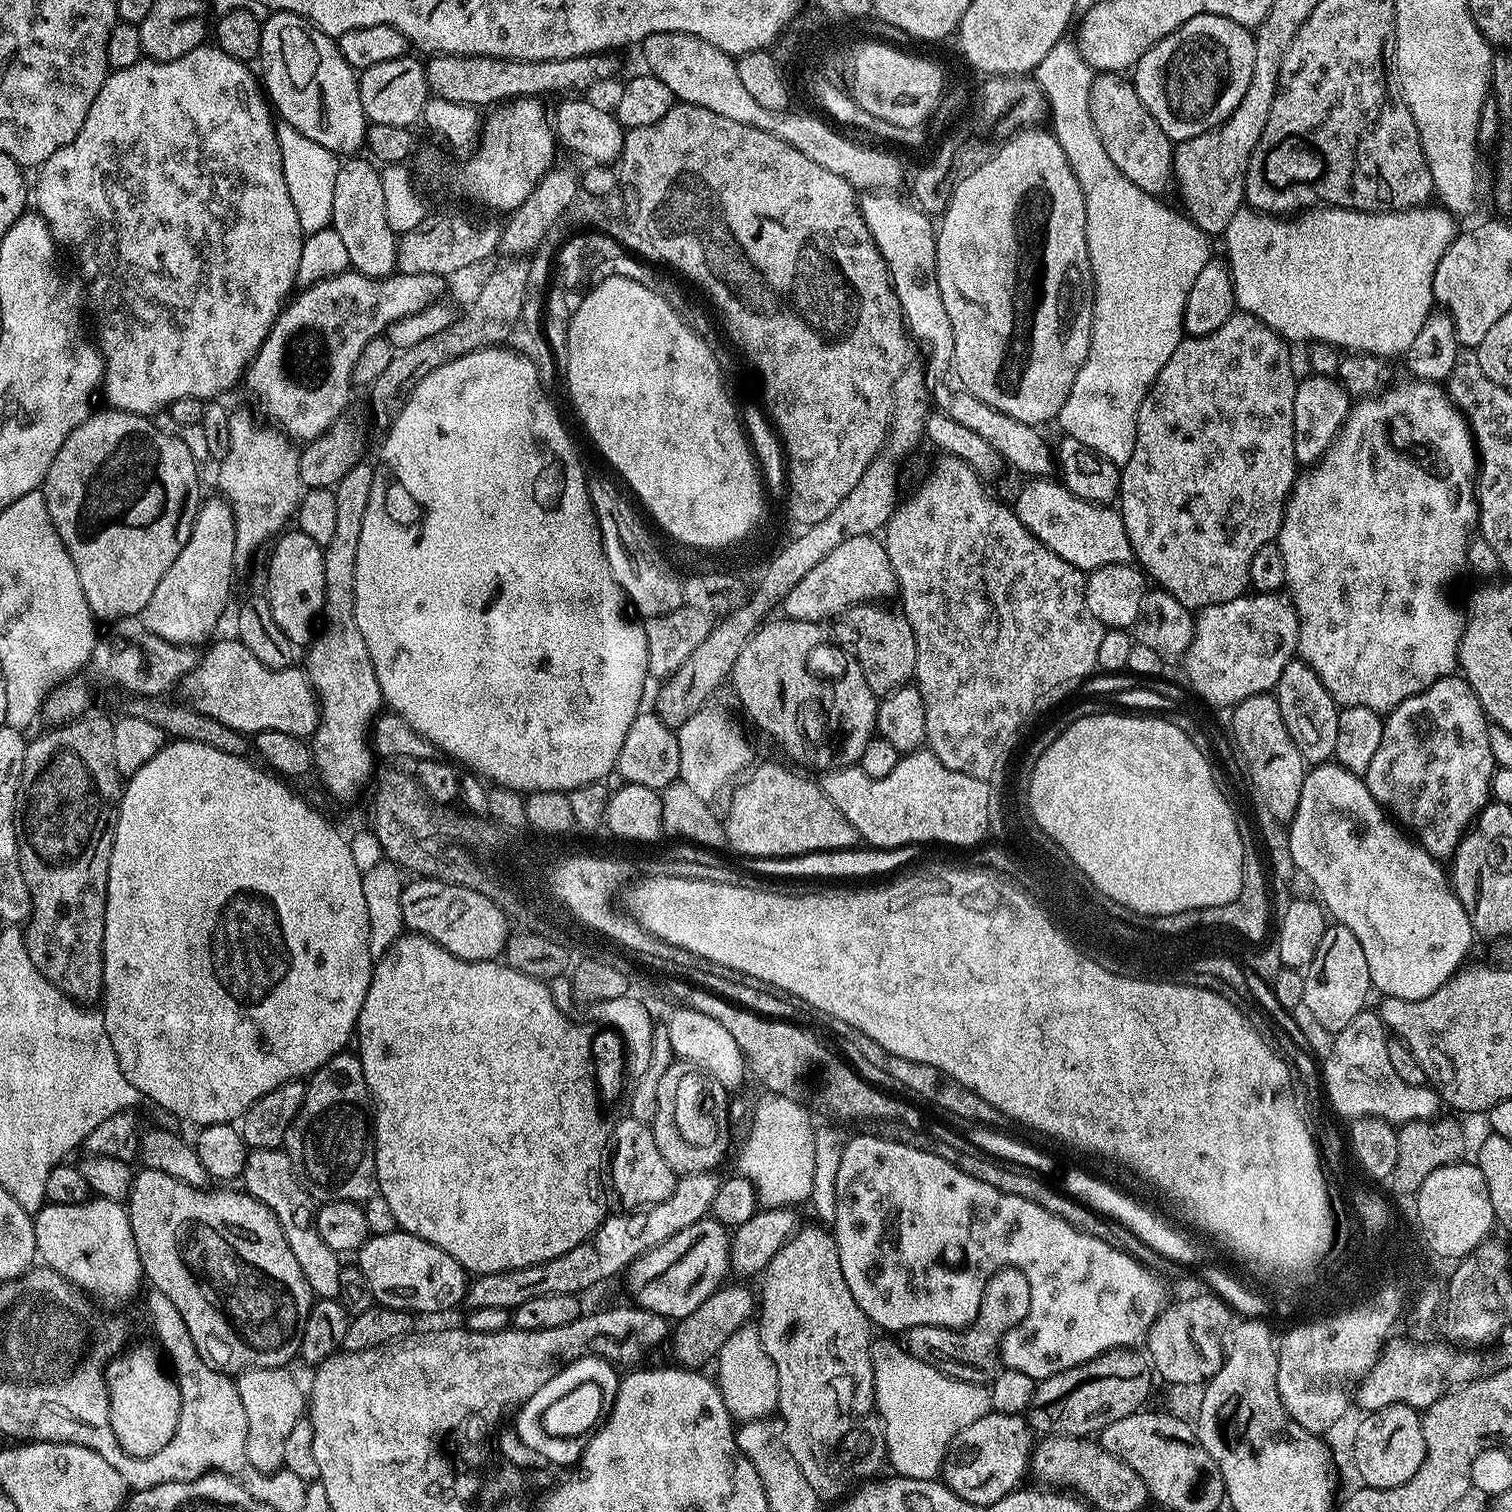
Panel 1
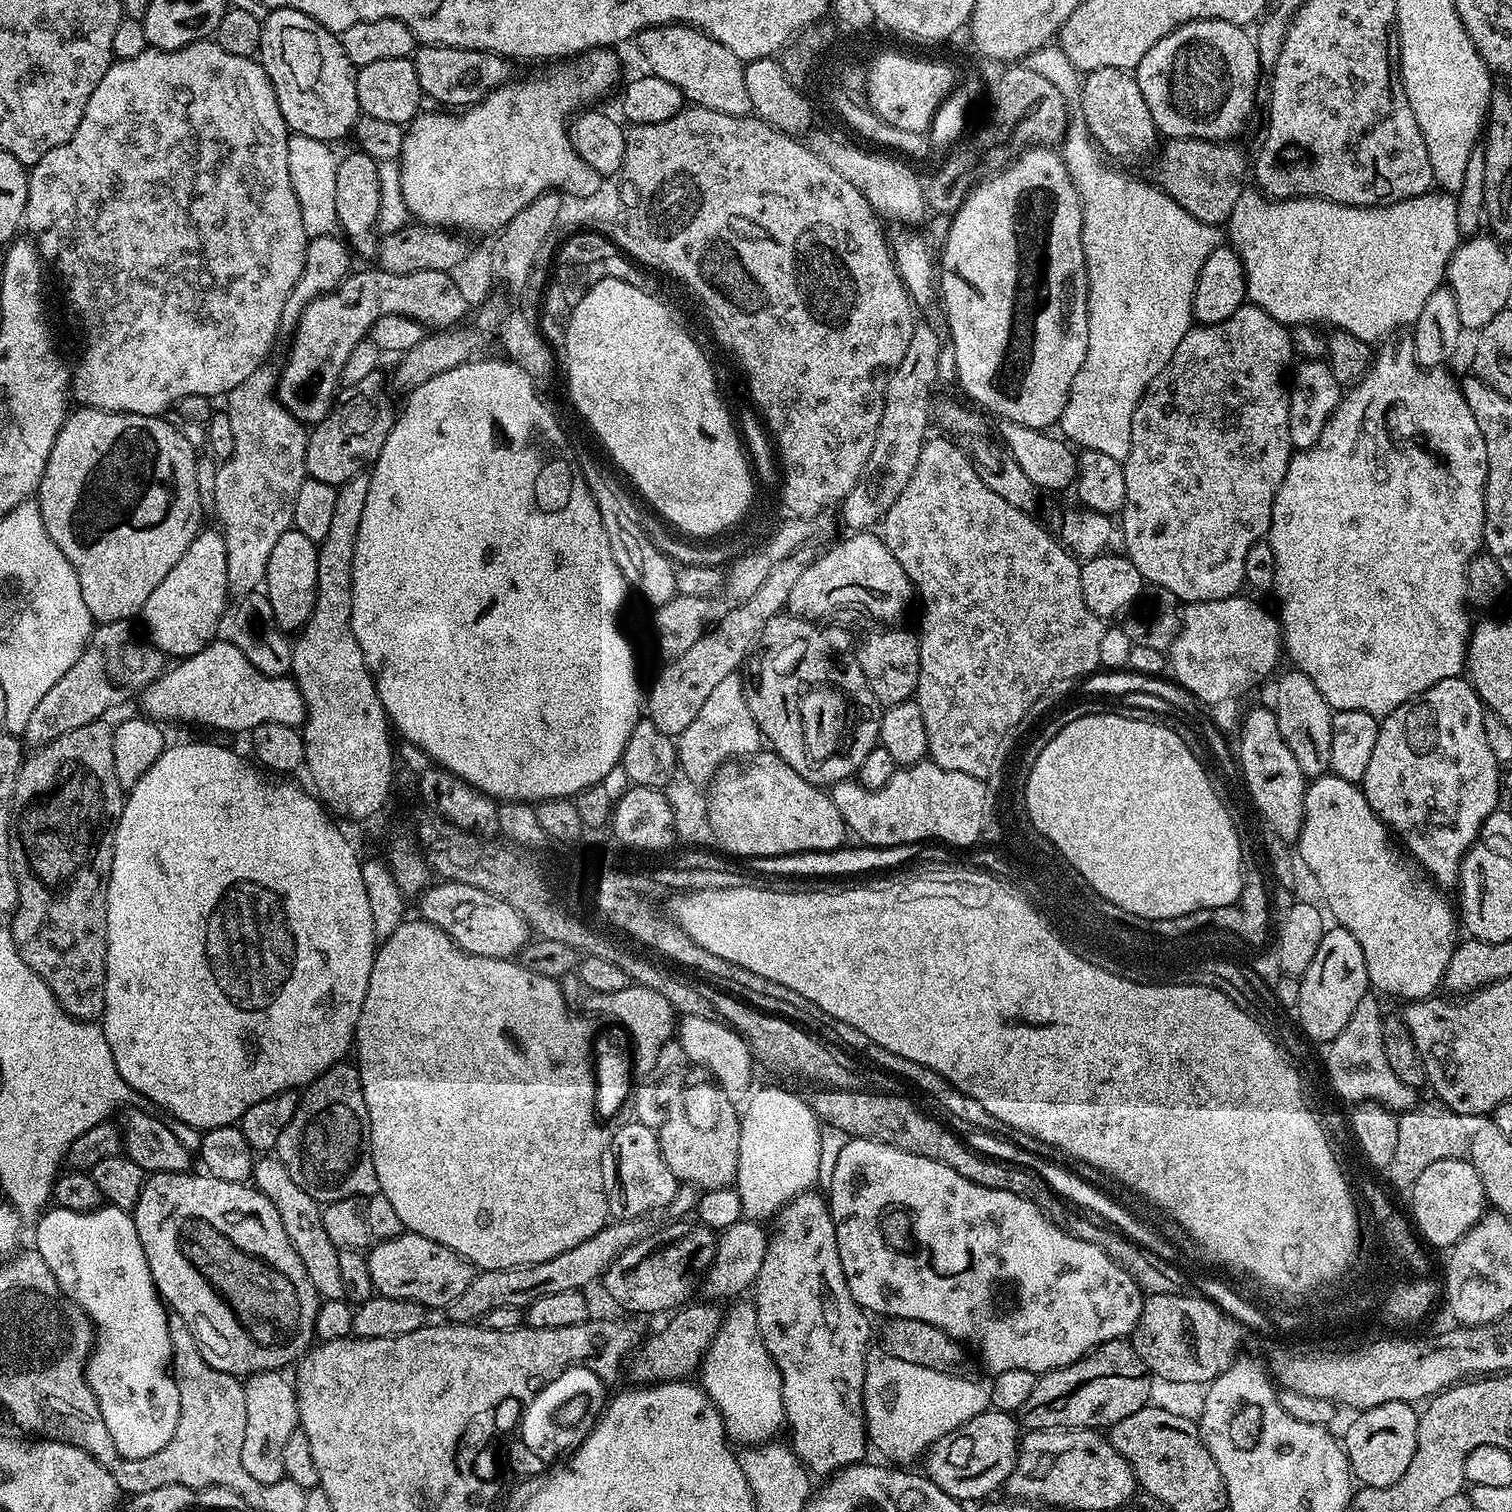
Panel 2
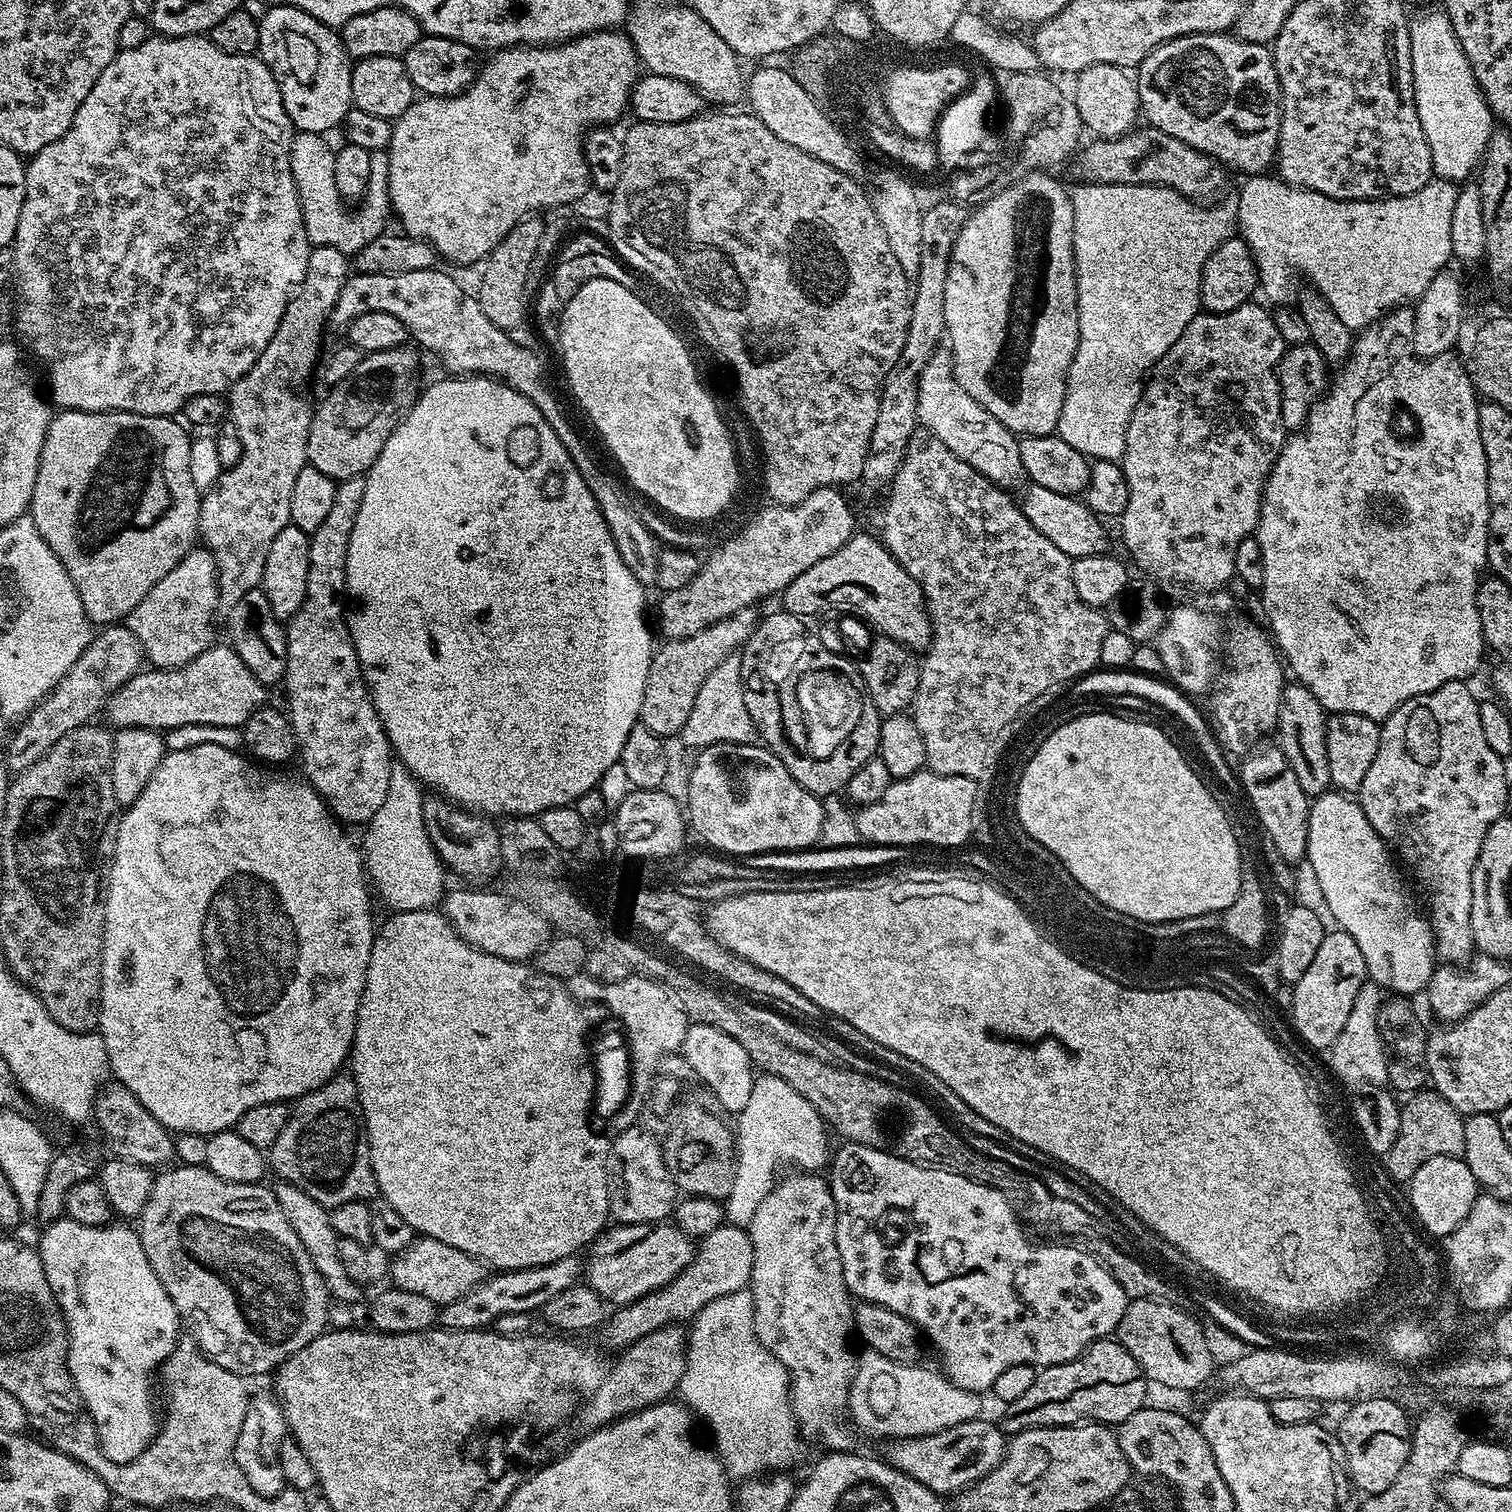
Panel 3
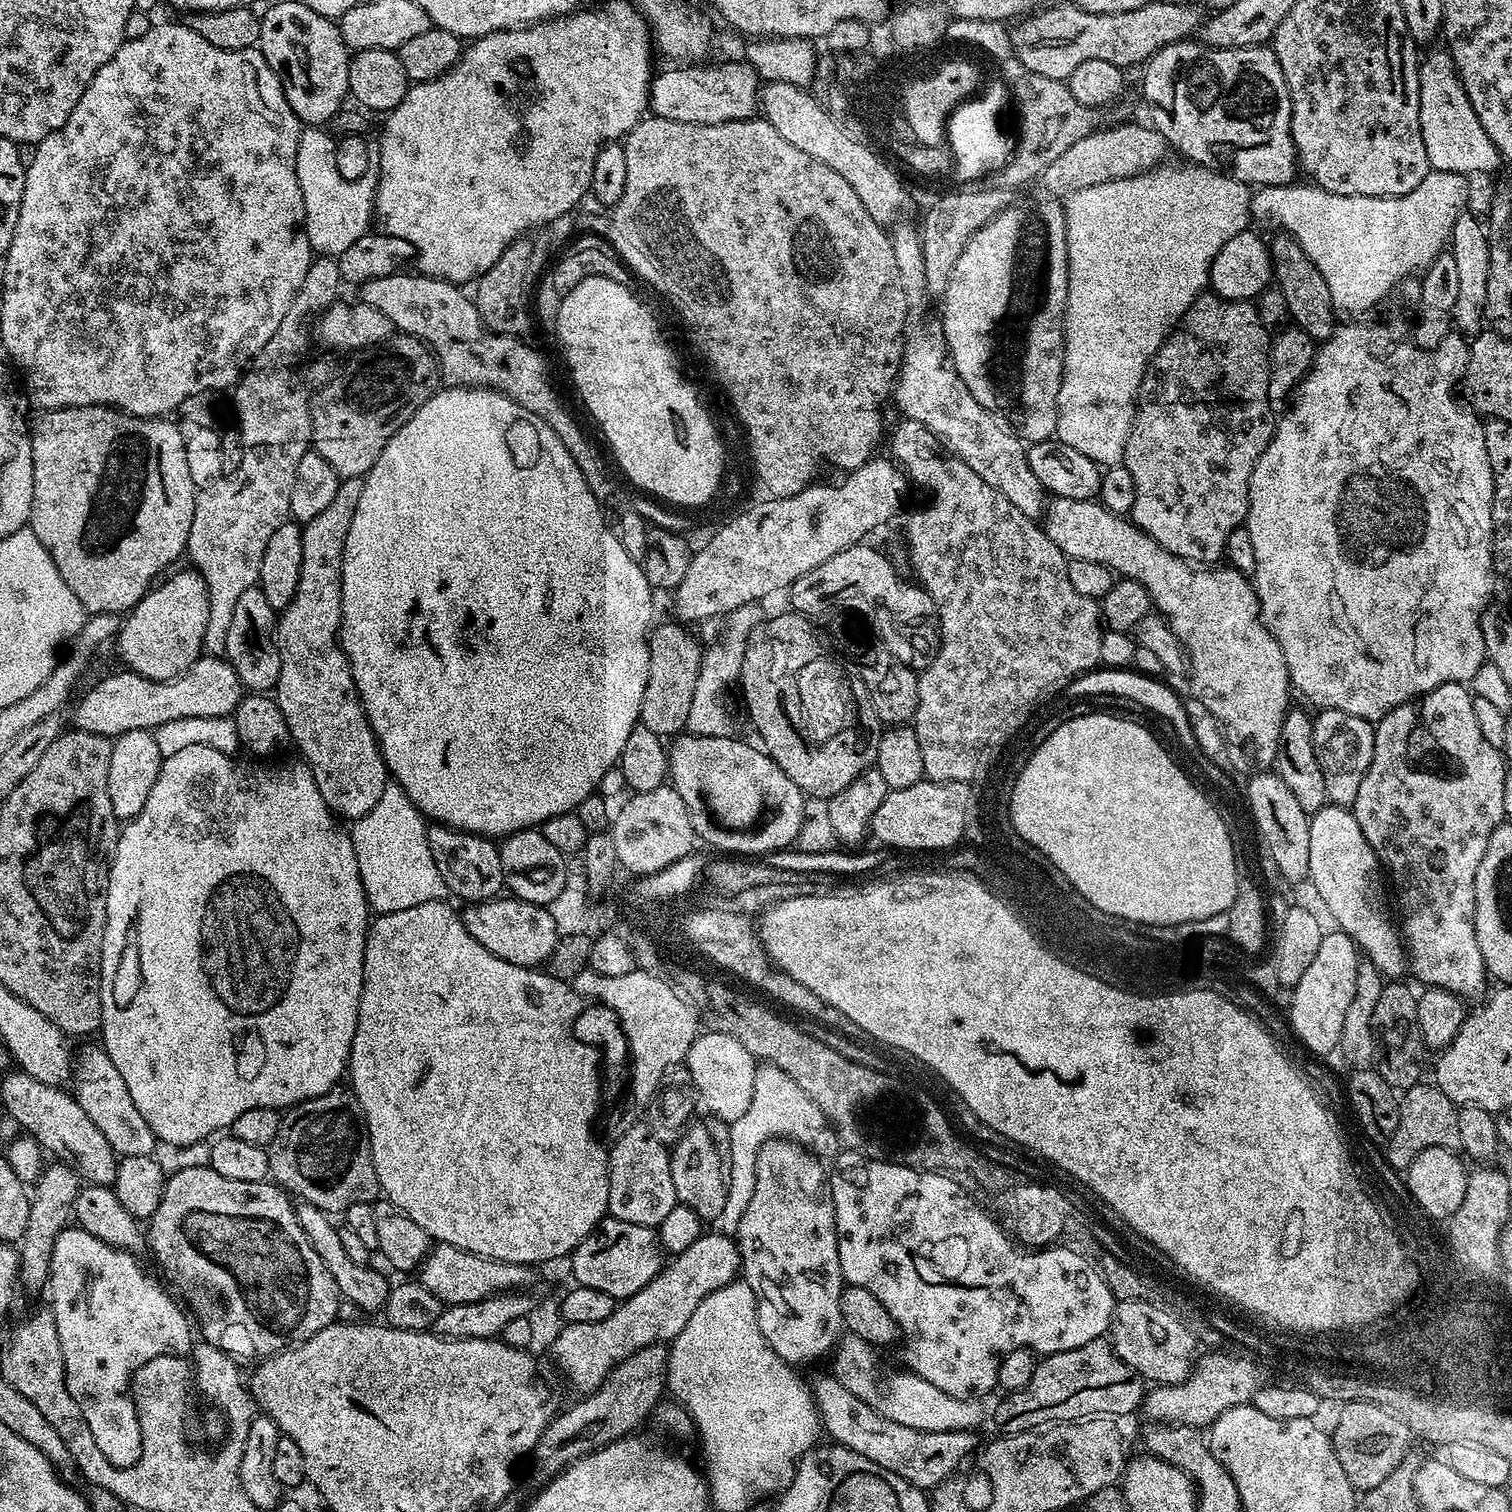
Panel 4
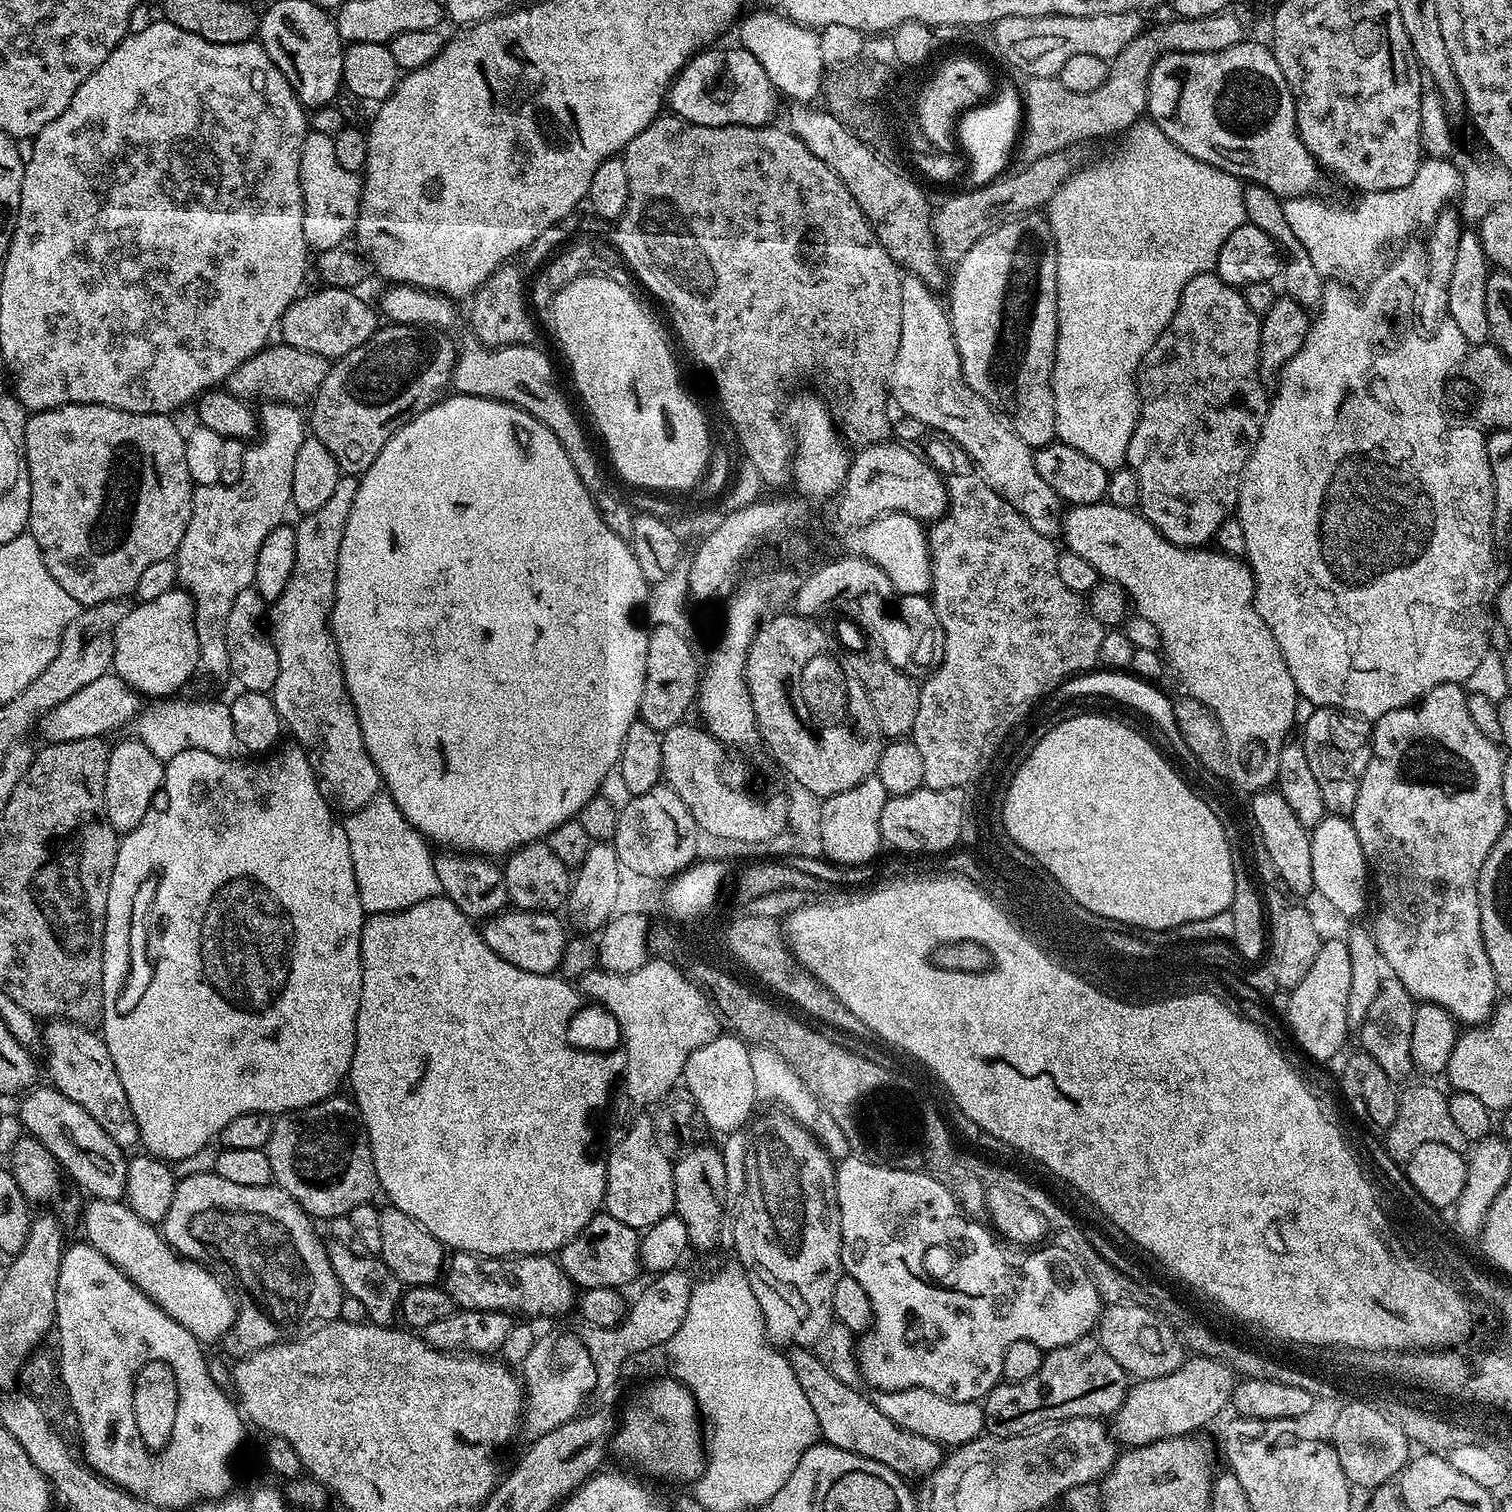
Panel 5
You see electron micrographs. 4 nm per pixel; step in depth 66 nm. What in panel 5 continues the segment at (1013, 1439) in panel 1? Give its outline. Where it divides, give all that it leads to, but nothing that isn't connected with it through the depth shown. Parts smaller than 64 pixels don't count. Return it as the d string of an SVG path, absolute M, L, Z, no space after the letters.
M796 1346L787 1353L787 1358L794 1376L802 1386L802 1394L806 1394L810 1407L814 1409L814 1418L818 1418L820 1435L827 1443L838 1446L838 1450L850 1450L850 1454L882 1462L882 1466L890 1466L890 1470L912 1482L938 1470L946 1455L945 1445L930 1438L922 1438L922 1434L914 1434L890 1422L890 1418L886 1418L886 1414L882 1414L882 1410L878 1410L869 1397L867 1400L859 1392L859 1387L834 1378L815 1351Z

